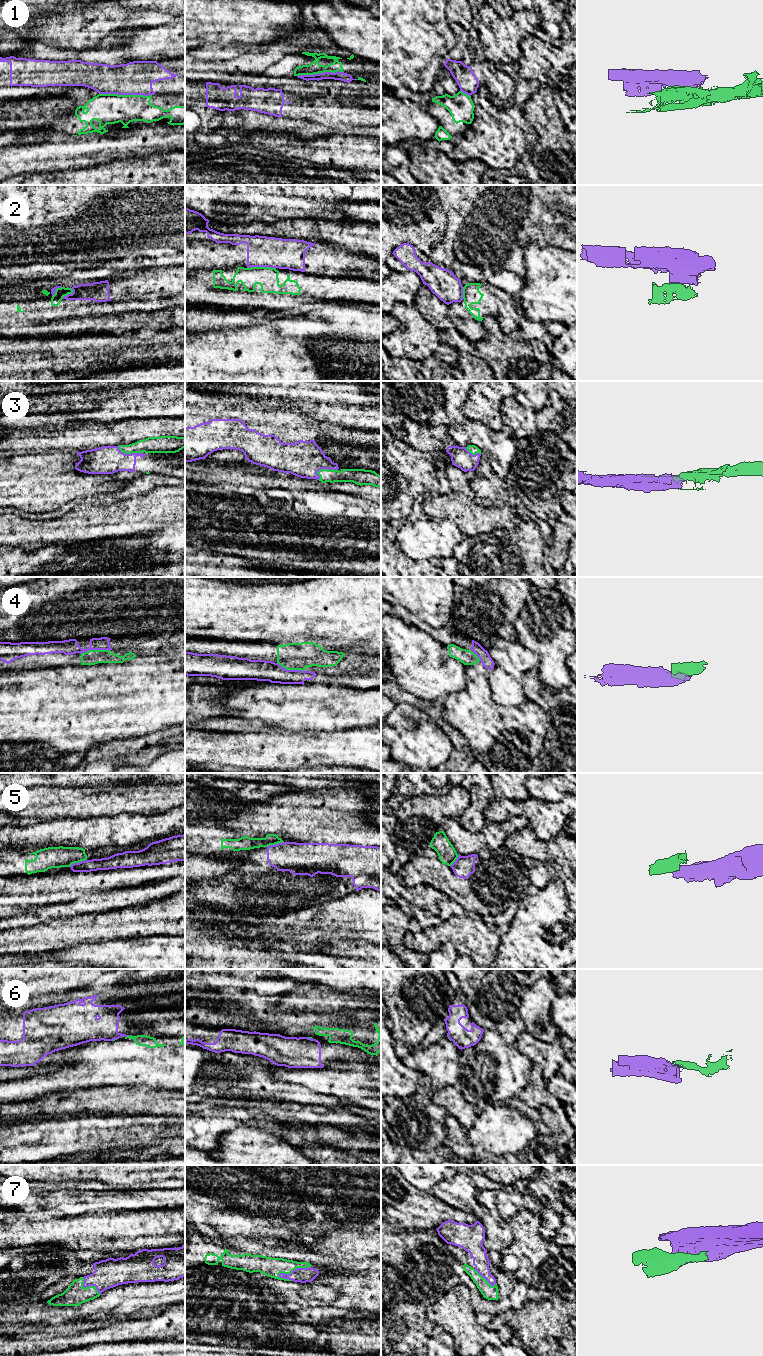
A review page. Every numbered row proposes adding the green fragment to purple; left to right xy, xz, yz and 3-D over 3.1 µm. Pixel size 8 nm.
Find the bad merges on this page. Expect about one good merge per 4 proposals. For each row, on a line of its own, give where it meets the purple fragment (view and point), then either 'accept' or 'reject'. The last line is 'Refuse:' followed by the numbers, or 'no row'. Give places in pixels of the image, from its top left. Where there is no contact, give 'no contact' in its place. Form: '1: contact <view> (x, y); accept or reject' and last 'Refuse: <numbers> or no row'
1: contact xy (125, 94); reject
2: contact xz (261, 266); reject
3: contact xz (323, 468); accept
4: contact xy (94, 649); accept
5: contact xy (77, 863); reject
6: contact xy (126, 1036); reject
7: contact xz (293, 1270); accept
Refuse: 1, 2, 5, 6

